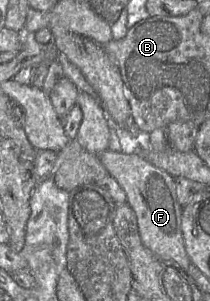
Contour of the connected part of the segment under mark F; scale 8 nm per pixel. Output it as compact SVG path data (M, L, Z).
M107 149L98 158L126 193L127 204L136 215L142 244L157 256L175 261L186 271L192 262L184 247L181 230L183 206L176 196L174 177L151 164L142 154L126 154Z

